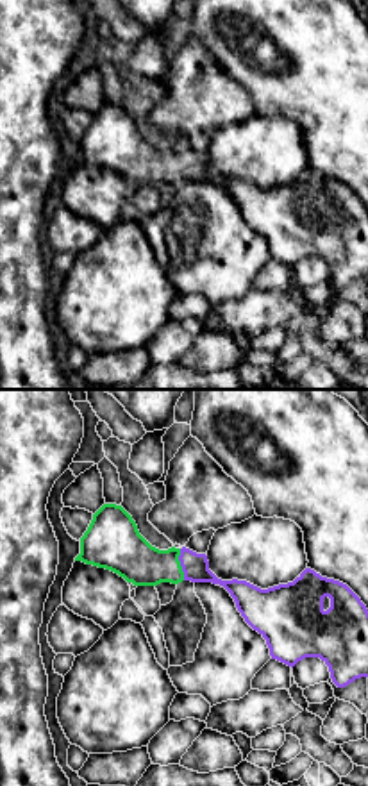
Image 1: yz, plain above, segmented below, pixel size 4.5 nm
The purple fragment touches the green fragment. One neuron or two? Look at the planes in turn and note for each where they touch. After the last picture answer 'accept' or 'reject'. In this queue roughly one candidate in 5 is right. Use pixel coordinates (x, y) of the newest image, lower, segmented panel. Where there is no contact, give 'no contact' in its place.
(181, 565)

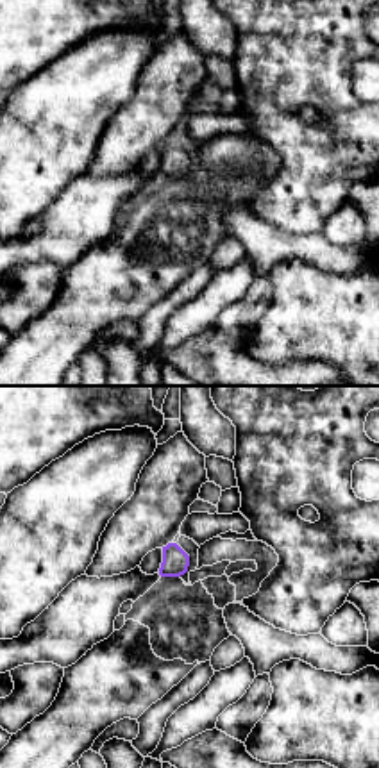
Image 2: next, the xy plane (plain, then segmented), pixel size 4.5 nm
no contact

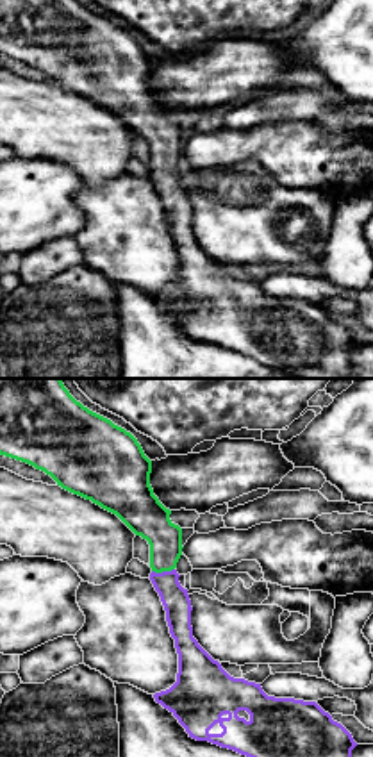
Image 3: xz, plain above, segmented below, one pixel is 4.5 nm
(163, 572)

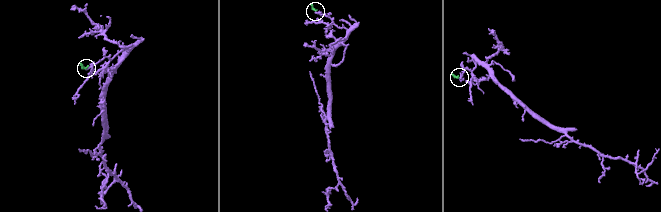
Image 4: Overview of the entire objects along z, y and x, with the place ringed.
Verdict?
accept

